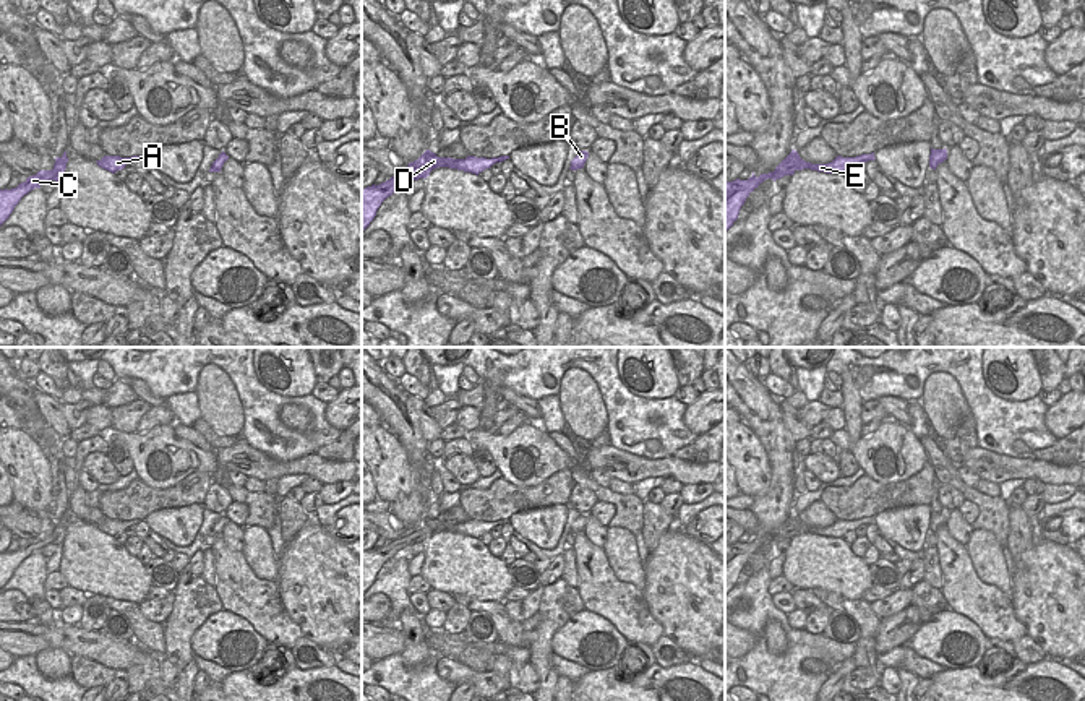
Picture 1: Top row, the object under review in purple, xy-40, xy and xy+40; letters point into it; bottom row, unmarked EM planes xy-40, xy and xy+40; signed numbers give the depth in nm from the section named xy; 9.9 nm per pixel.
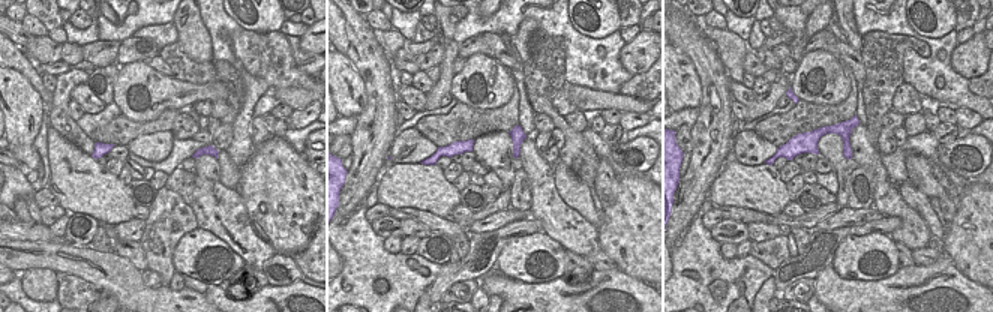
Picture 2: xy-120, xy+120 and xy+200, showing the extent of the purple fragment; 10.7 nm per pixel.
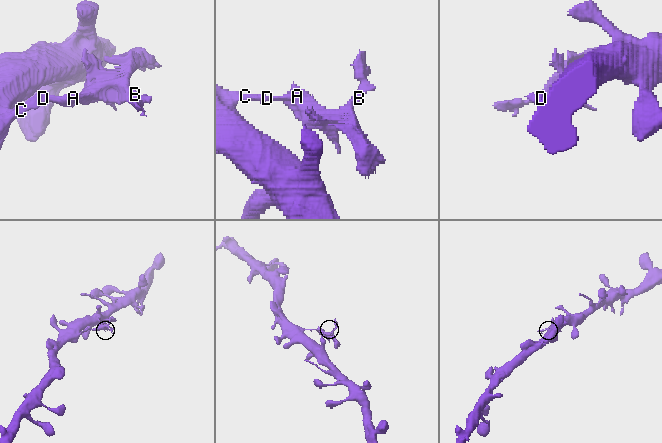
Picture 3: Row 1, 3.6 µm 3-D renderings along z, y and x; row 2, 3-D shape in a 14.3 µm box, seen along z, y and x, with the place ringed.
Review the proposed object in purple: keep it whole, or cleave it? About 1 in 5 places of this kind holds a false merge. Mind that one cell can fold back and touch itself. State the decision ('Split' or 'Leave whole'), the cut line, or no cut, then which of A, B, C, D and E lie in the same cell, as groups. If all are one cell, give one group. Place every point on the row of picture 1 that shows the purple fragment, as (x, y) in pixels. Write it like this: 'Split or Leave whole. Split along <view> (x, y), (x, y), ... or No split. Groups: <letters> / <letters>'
Split. Split along xy (440, 158), (446, 166). Groups: A B E / C D.

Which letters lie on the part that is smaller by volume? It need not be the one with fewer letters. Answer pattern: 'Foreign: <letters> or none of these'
Foreign: A, B, E

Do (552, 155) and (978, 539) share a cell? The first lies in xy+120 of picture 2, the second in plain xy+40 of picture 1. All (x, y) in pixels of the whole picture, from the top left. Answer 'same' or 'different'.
different

